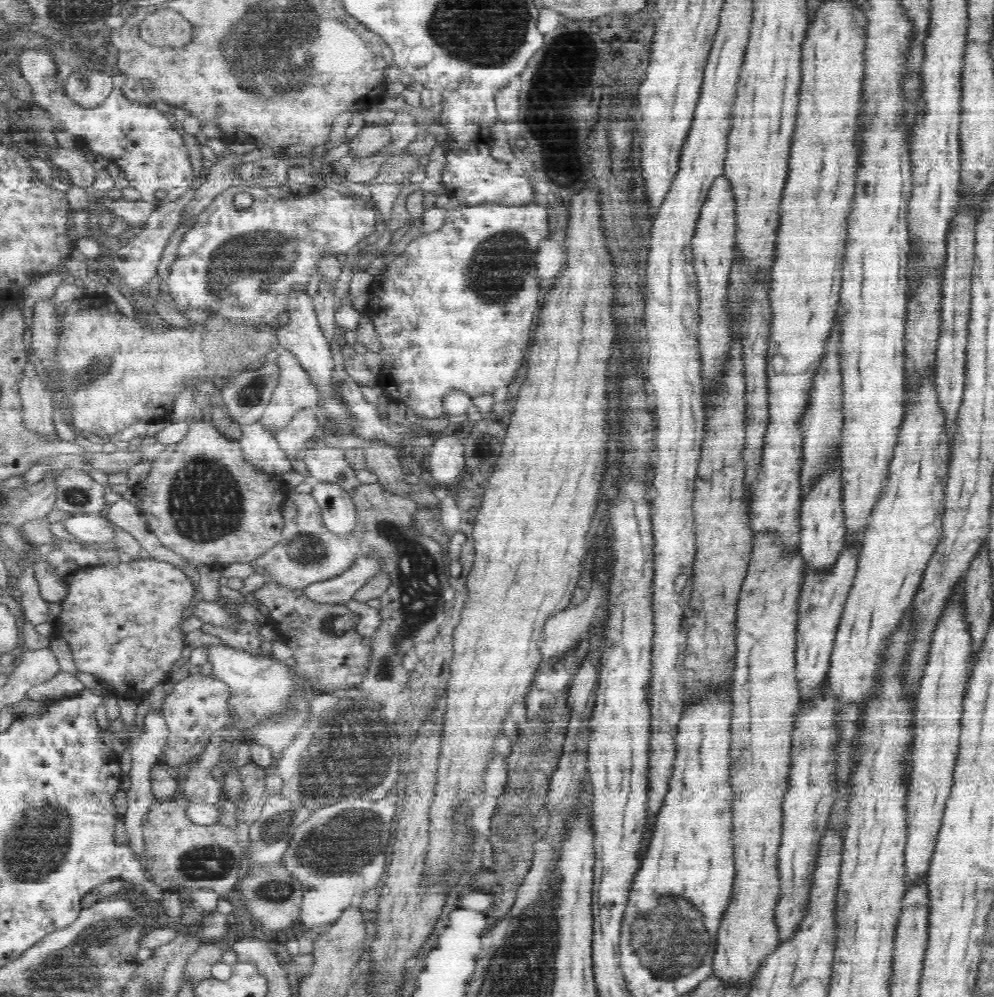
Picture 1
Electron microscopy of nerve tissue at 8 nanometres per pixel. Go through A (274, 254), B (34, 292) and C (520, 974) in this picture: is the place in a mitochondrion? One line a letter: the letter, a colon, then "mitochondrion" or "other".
A: mitochondrion
B: other
C: mitochondrion

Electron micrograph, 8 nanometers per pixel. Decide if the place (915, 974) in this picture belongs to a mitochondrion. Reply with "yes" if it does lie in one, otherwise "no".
no

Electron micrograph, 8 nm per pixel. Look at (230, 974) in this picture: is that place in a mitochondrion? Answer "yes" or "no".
no

